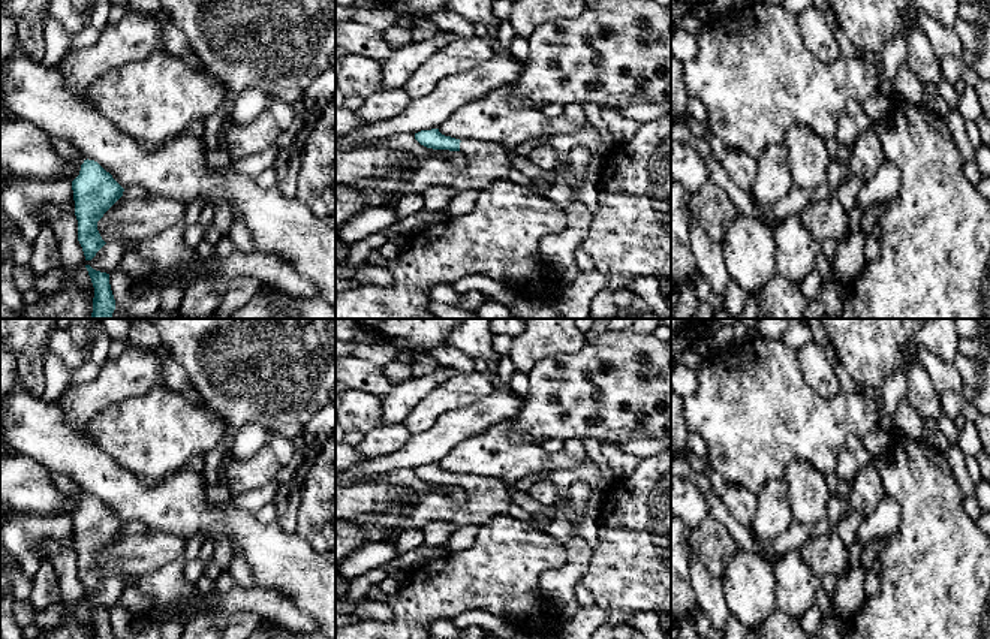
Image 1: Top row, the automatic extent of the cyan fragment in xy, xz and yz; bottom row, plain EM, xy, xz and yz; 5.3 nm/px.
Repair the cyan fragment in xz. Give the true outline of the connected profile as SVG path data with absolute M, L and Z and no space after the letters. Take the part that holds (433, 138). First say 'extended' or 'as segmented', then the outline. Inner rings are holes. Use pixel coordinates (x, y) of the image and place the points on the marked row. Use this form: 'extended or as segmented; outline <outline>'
extended; outline M439 129L421 130L415 133L415 139L433 150L463 151L466 166L455 168L448 160L424 157L413 174L398 184L397 196L424 195L431 186L443 186L455 193L464 190L482 190L497 180L508 178L512 165L511 156L517 153L491 142L470 142L445 136Z

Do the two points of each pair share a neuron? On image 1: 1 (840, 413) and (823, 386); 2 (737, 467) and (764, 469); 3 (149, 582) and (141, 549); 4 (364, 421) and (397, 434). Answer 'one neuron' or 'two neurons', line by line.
1: two neurons
2: one neuron
3: two neurons
4: two neurons

